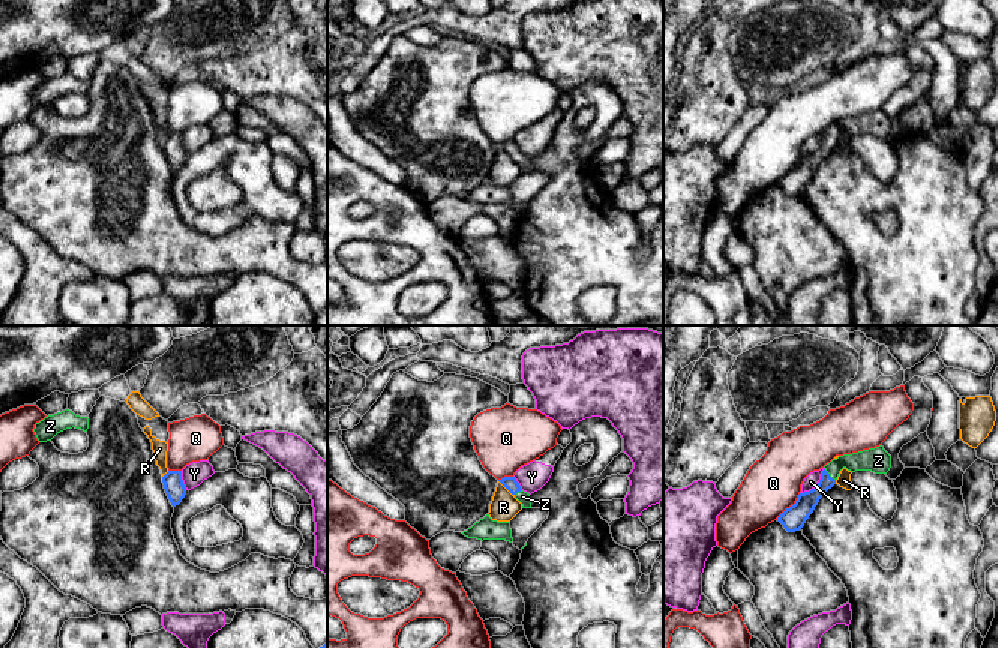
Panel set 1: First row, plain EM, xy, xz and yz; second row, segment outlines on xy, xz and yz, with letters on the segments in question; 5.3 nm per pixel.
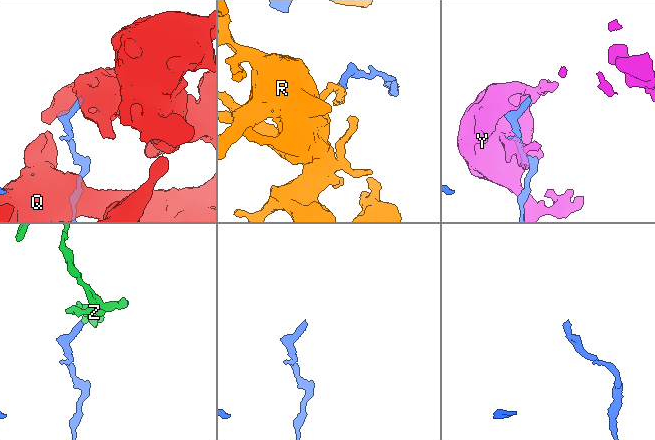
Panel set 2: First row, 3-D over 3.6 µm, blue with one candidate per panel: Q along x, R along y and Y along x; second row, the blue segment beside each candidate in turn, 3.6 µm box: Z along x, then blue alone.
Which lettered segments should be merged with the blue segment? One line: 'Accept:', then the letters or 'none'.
Accept: Z

